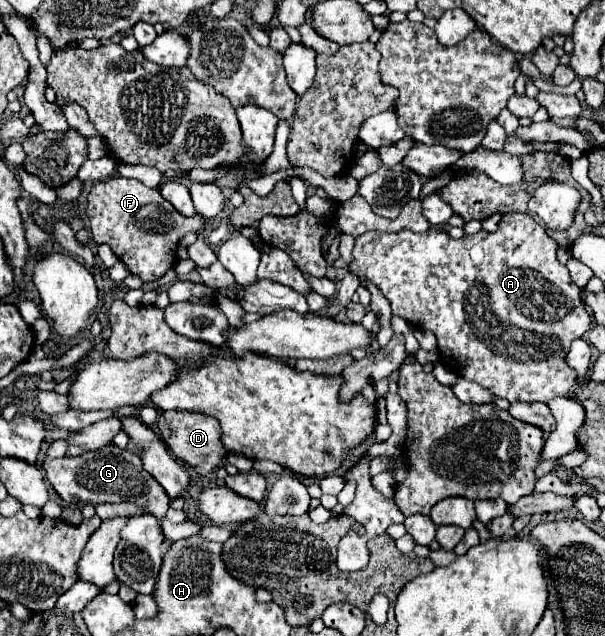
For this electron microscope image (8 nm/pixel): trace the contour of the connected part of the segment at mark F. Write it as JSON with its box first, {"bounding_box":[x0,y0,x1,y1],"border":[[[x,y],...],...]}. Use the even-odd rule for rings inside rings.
{"bounding_box":[88,176,204,282],"border":[[[110,176],[108,180],[94,182],[88,194],[88,208],[92,240],[96,244],[108,244],[112,252],[136,274],[142,282],[154,282],[162,278],[176,264],[176,244],[186,232],[198,232],[204,226],[202,216],[184,218],[158,190],[144,186],[138,180]]]}

